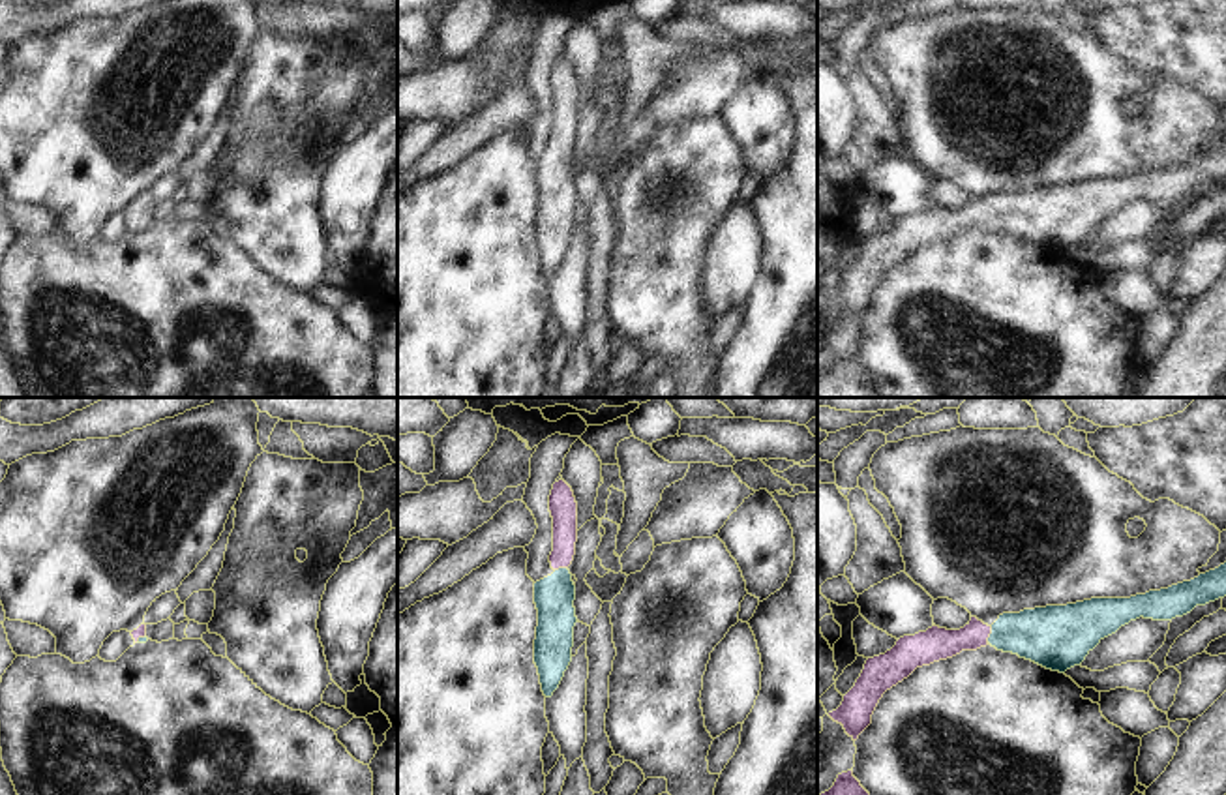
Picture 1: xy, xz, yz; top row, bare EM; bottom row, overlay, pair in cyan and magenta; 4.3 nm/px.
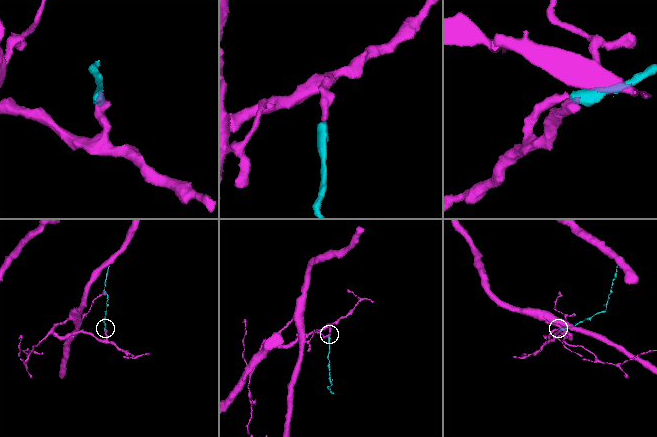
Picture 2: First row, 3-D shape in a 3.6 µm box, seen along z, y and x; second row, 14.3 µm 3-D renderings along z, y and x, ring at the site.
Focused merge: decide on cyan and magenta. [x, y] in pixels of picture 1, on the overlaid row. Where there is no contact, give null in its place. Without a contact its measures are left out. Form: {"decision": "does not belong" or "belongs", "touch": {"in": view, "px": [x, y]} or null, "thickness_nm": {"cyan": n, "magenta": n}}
{"decision": "belongs", "touch": {"in": "yz", "px": [990, 634]}, "thickness_nm": {"cyan": 260, "magenta": 150}}

